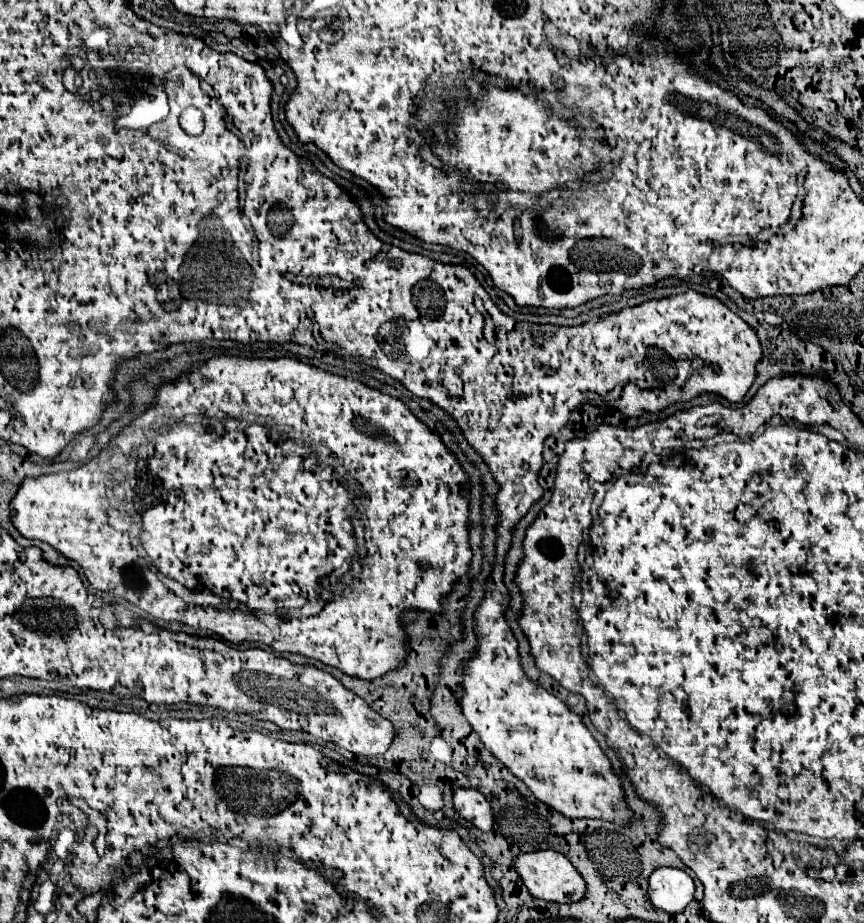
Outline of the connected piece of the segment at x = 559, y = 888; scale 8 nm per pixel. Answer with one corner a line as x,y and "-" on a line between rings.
537,850
537,852
527,852
515,858
515,868
521,874
523,884
529,888
529,892
535,898
567,904
567,902
577,902
585,896
585,880
583,876
575,870
575,866
569,862
569,858
561,852
555,850

